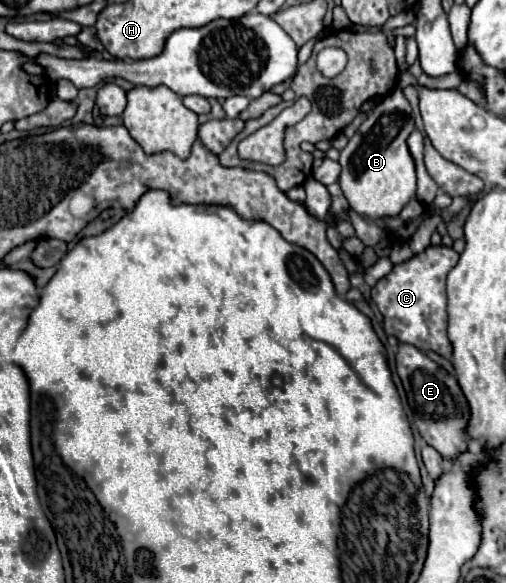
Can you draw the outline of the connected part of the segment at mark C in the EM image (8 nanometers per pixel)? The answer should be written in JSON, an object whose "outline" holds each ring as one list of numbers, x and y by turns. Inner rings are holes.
{"outline":[[430,245,422,253,414,255,412,259,408,259,400,265,394,265,392,271,372,287,370,295,372,295,372,301,376,303,378,311,384,317,382,325,384,325,386,335,394,335,400,343,416,345,422,351,434,351,446,359,452,357,452,345,446,335,446,321,448,321,448,315,446,315,446,275,452,271,452,267,458,263,458,259,460,259,460,255,452,247]]}

